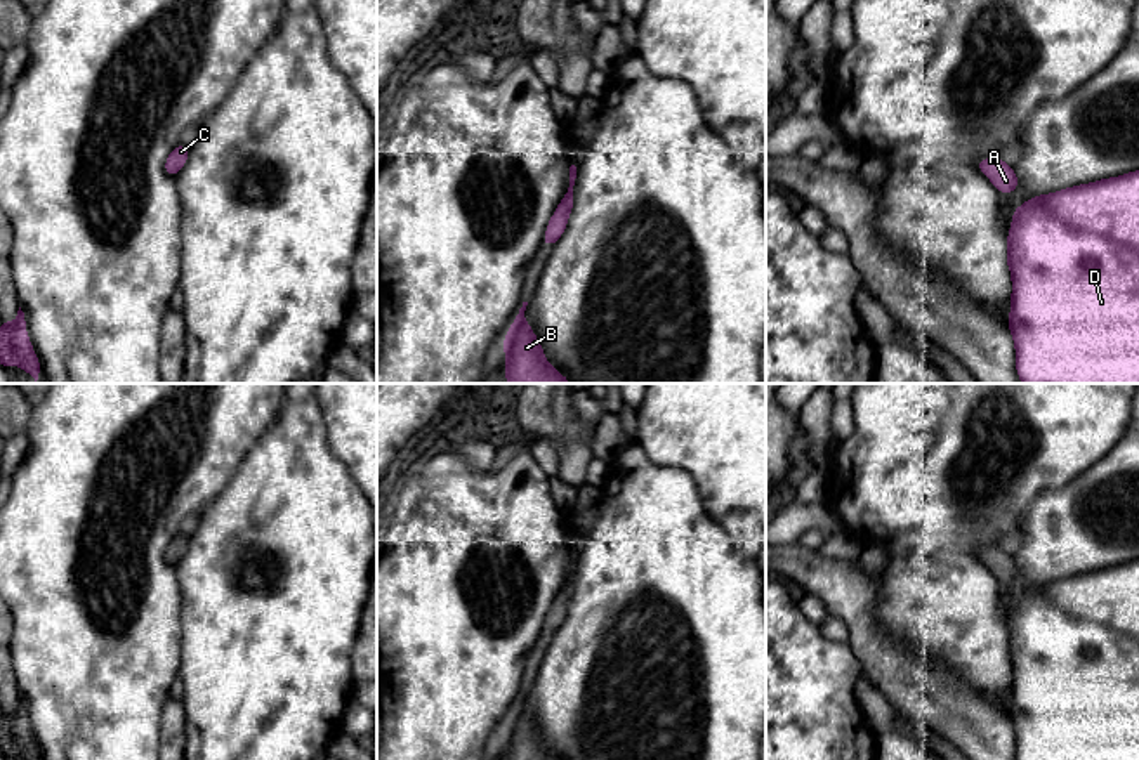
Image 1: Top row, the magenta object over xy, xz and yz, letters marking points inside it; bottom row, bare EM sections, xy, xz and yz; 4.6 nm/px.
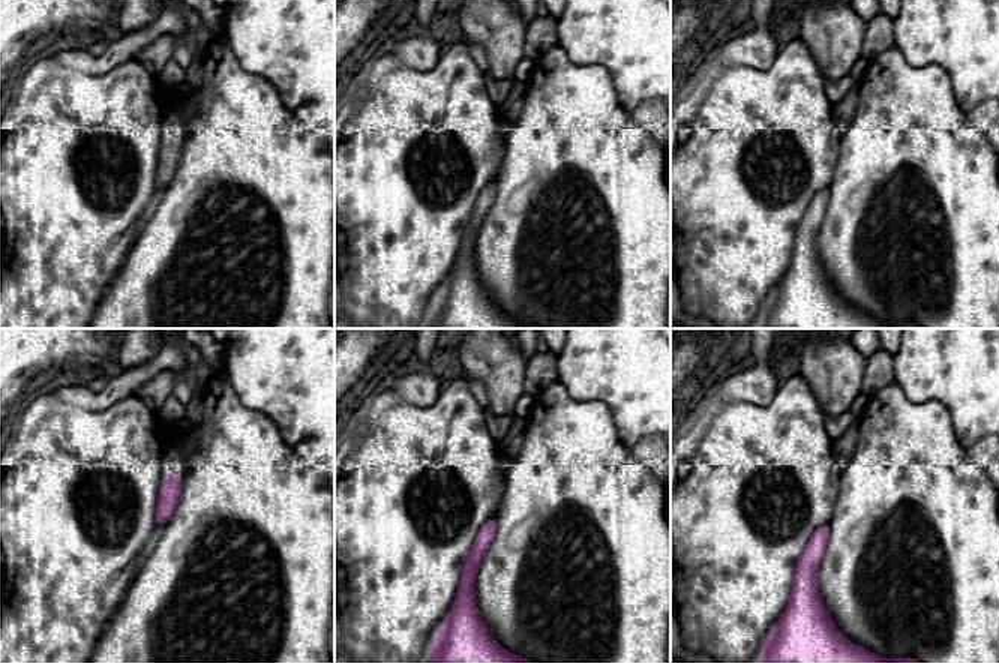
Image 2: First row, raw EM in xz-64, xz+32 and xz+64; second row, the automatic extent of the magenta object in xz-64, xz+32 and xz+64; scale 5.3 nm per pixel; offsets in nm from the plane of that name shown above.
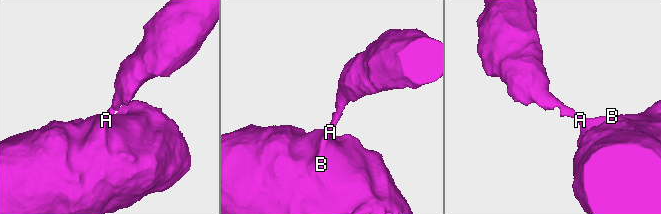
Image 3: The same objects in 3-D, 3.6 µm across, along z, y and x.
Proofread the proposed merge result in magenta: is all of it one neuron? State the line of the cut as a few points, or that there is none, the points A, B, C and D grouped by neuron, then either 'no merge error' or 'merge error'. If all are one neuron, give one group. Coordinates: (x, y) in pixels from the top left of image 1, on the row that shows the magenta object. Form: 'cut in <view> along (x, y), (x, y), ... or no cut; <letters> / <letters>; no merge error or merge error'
no cut; A B C D; no merge error

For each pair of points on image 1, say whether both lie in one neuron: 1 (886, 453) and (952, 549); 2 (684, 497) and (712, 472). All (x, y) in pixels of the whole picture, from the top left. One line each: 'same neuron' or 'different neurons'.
1: same neuron
2: different neurons

